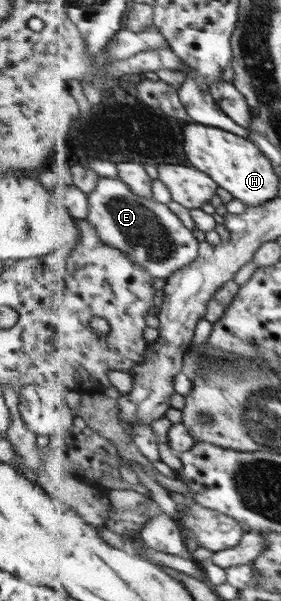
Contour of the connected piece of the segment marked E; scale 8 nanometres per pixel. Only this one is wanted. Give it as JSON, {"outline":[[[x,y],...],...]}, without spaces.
{"outline":[[[102,177],[98,187],[89,194],[91,211],[87,220],[96,226],[99,234],[109,245],[122,249],[138,263],[142,265],[150,275],[163,280],[170,280],[182,268],[187,267],[200,256],[201,241],[195,232],[184,225],[184,220],[172,210],[169,203],[164,204],[148,197],[140,196],[135,190],[121,178]]]}

